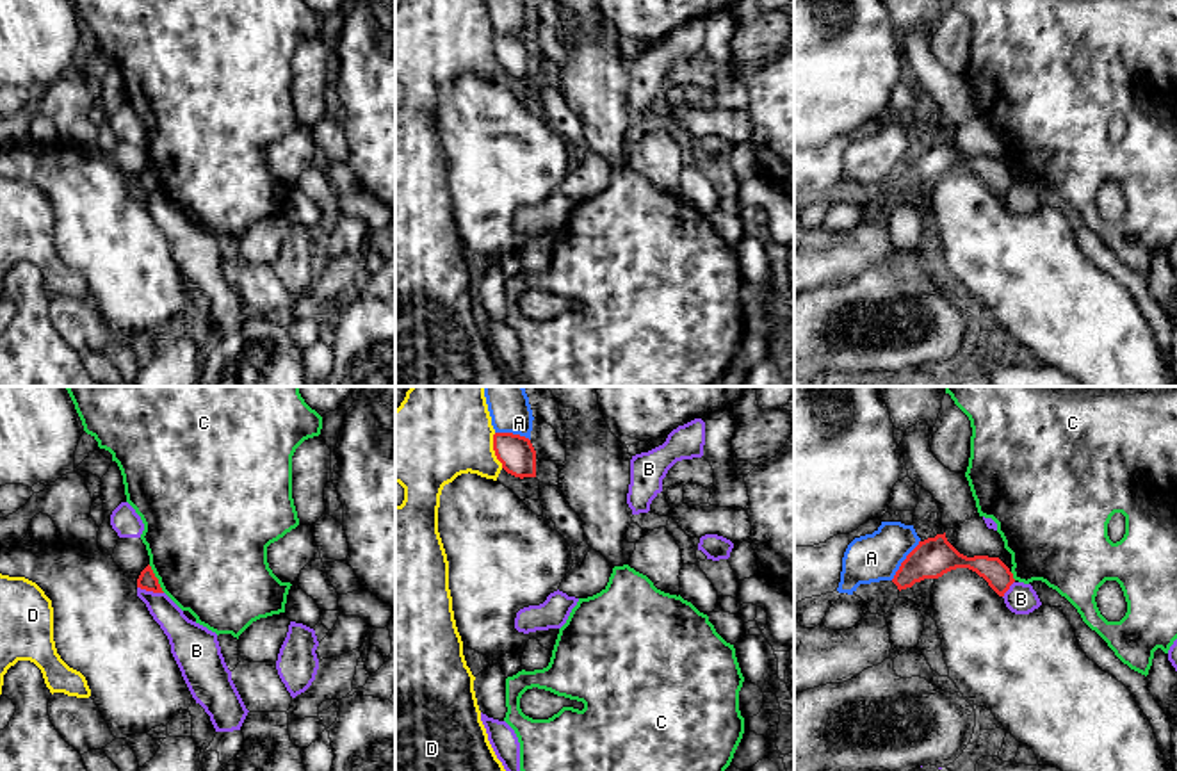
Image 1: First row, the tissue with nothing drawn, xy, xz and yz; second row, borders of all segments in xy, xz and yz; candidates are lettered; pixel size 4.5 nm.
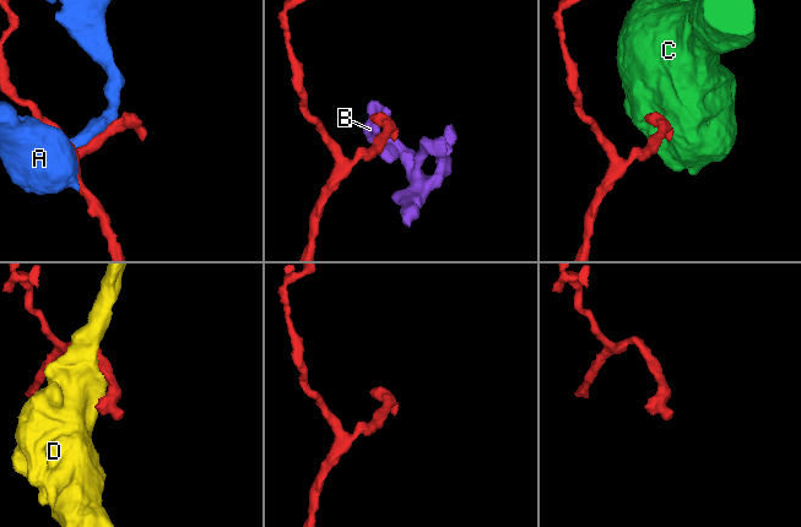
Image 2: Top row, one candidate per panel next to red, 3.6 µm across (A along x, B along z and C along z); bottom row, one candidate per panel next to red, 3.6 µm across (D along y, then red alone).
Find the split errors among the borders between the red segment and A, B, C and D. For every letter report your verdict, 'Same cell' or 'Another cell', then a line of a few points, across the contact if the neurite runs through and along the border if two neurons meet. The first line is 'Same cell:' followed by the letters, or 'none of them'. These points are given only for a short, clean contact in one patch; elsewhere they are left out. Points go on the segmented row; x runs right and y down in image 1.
Same cell: none of them
A: Another cell
B: Another cell. Line: xy (137, 586), (162, 593)
C: Another cell. Line: xy (148, 565), (164, 592)
D: Another cell

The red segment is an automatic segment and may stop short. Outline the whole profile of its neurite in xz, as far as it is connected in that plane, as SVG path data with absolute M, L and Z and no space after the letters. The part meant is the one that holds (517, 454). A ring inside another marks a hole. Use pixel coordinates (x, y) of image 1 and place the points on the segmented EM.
M495 433L493 450L502 468L515 477L536 477L536 450L529 438L513 433Z

